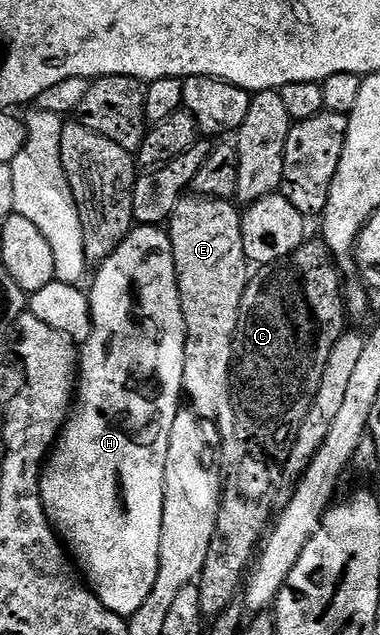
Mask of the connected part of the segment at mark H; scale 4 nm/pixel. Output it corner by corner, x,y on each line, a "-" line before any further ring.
135,226
127,235
126,240
102,260
97,271
94,288
89,288
88,291
94,328
88,341
80,347
80,378
76,384
72,414
69,416
64,433
58,436
56,446
51,450
42,468
42,504
55,528
63,532
66,530
70,534
69,546
72,548
73,558
88,579
88,574
90,574
89,582
100,602
108,609
112,609
112,613
129,617
136,613
136,609
140,609
140,605
144,605
144,601
148,601
148,593
152,593
152,585
156,585
160,557
160,529
164,513
164,469
168,461
168,437
172,437
172,421
176,421
180,410
178,398
183,398
184,395
182,382
186,356
186,314
182,312
182,306
178,300
178,274
174,264
174,250
170,244
169,234
161,226

